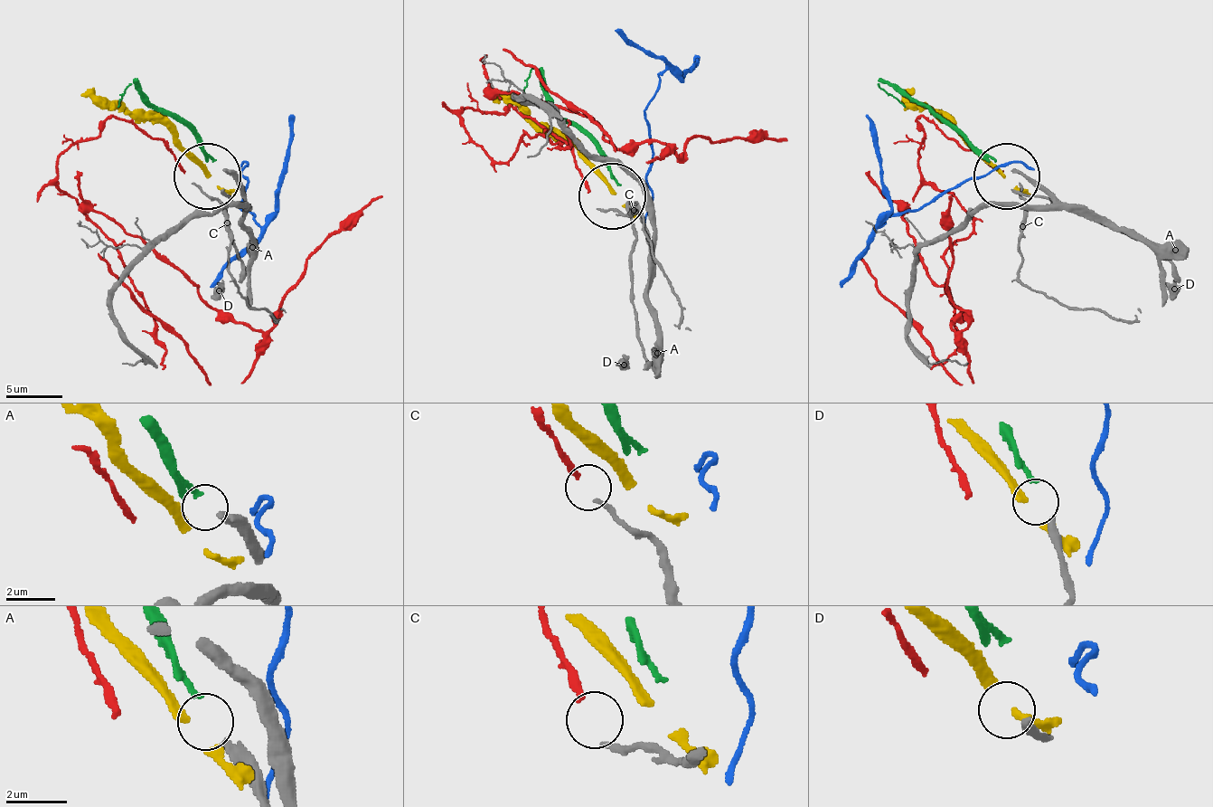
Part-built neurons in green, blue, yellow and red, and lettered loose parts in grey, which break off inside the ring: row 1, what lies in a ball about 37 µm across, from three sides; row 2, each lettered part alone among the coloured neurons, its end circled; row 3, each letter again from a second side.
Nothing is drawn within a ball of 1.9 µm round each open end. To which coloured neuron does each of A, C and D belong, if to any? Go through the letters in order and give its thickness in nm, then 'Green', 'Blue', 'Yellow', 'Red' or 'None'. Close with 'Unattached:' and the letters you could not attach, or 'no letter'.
A: Thickness 300 nm. Green
C: Thickness 200 nm. Red
D: Thickness 300 nm. None
Unattached: D

